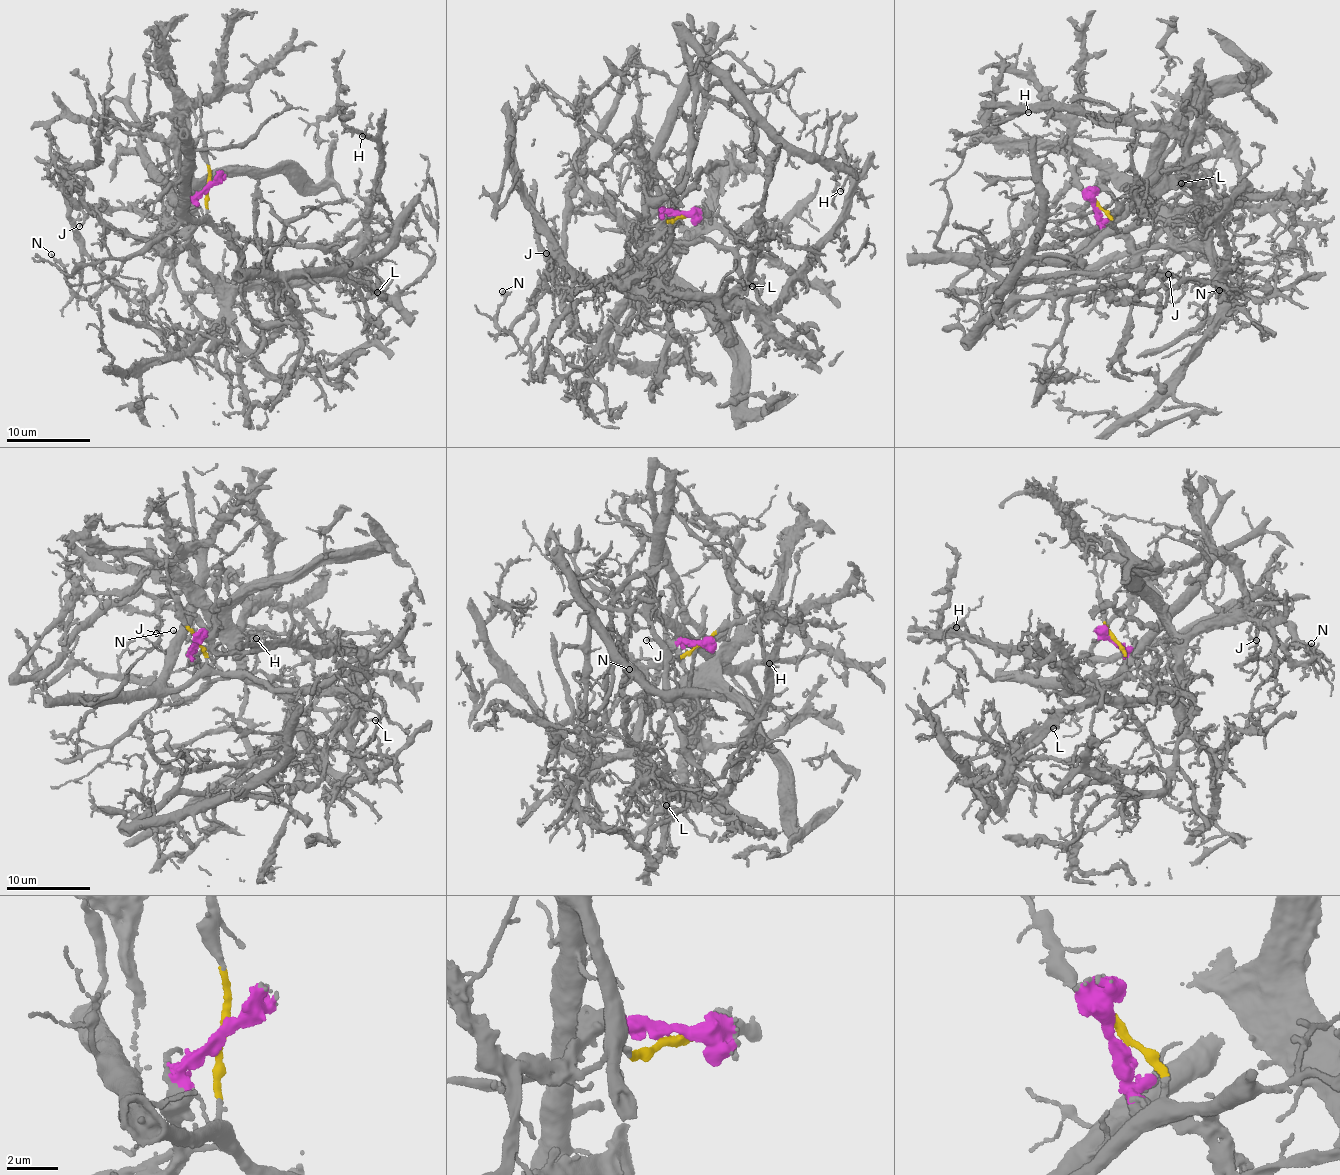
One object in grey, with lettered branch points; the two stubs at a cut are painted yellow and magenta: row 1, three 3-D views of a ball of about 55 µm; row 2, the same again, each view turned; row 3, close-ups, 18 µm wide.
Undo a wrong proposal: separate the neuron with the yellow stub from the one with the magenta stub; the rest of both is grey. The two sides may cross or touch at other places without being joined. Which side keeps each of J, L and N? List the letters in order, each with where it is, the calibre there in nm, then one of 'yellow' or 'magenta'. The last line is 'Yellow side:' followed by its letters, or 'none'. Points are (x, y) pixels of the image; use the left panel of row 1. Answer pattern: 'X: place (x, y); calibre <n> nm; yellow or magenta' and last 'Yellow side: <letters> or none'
J: place (79, 226); calibre 170 nm; magenta
L: place (377, 292); calibre 150 nm; magenta
N: place (51, 254); calibre 120 nm; magenta
Yellow side: none

